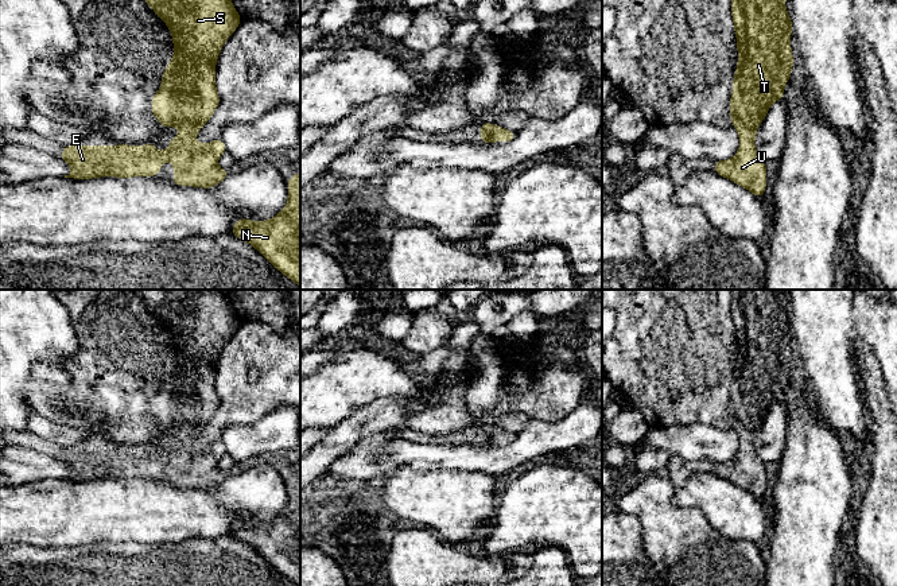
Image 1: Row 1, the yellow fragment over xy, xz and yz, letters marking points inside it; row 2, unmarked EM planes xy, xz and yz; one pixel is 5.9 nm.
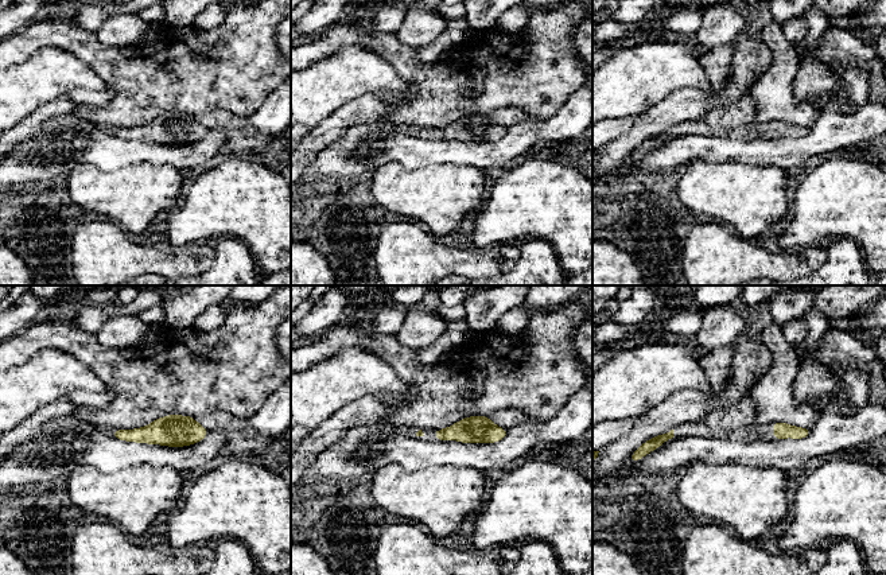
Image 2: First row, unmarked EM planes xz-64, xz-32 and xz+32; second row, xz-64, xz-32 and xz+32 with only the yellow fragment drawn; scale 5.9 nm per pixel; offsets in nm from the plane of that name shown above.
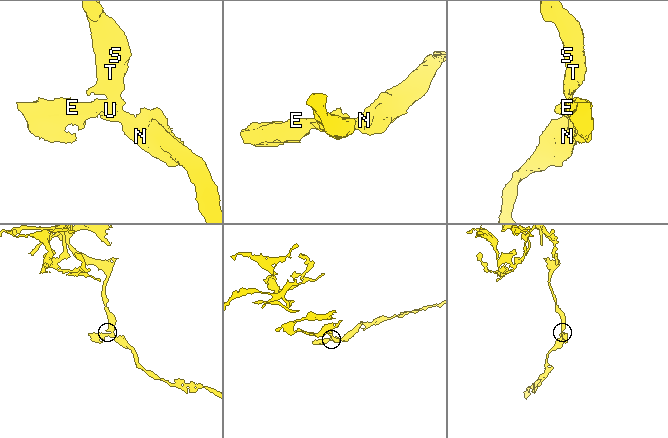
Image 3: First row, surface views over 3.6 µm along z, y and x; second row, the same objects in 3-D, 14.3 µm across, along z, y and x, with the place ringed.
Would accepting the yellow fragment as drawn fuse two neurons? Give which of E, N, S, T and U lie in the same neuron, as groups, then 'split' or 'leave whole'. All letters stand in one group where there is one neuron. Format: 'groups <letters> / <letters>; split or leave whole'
groups E N S T U; leave whole

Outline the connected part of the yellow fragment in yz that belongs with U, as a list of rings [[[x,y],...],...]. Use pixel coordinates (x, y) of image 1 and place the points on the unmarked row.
[[[731,290],[731,317],[737,337],[738,365],[730,400],[731,426],[739,436],[739,451],[730,462],[715,462],[714,473],[761,500],[766,490],[766,469],[754,449],[757,428],[769,408],[784,399],[793,357],[789,346],[792,322],[785,311],[788,290]]]

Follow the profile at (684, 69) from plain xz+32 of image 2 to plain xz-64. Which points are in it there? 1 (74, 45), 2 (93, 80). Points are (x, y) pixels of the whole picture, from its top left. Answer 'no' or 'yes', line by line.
1: no
2: yes

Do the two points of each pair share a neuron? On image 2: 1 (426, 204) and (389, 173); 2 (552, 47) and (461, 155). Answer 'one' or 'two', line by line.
1: one
2: two

